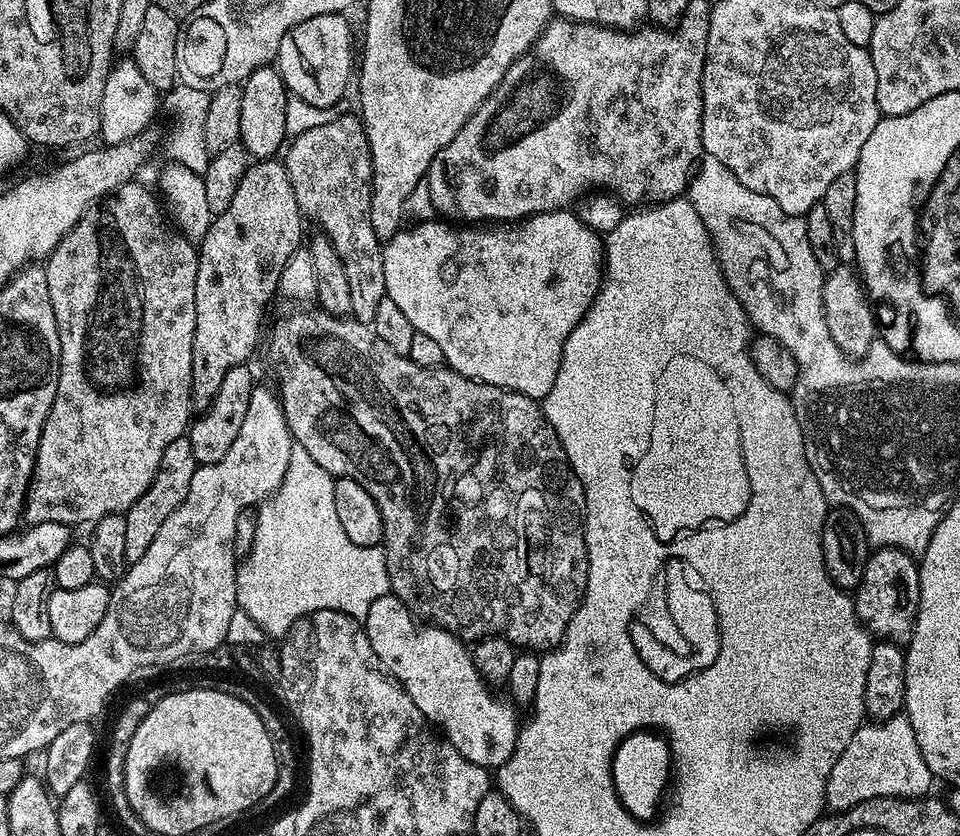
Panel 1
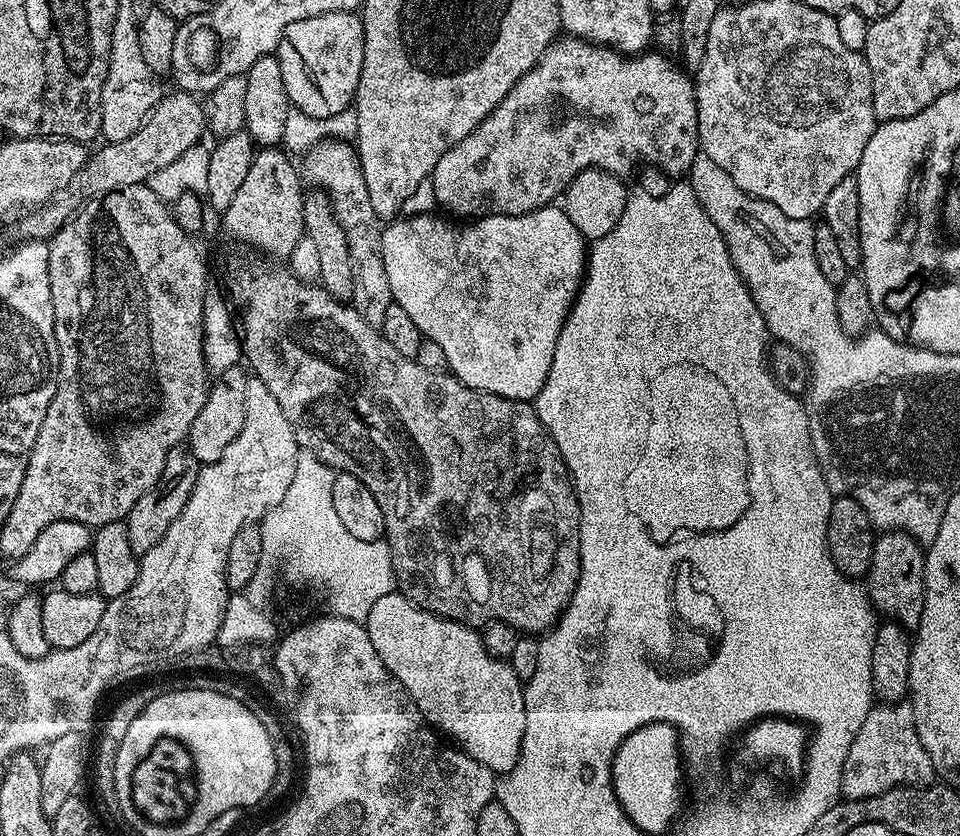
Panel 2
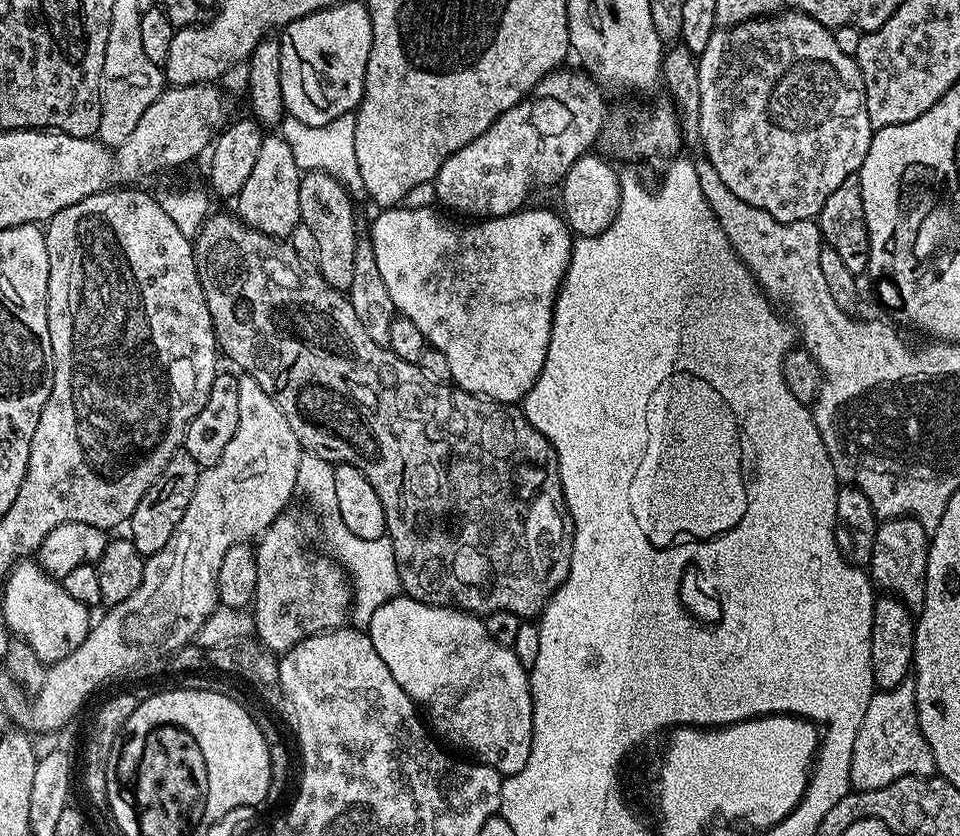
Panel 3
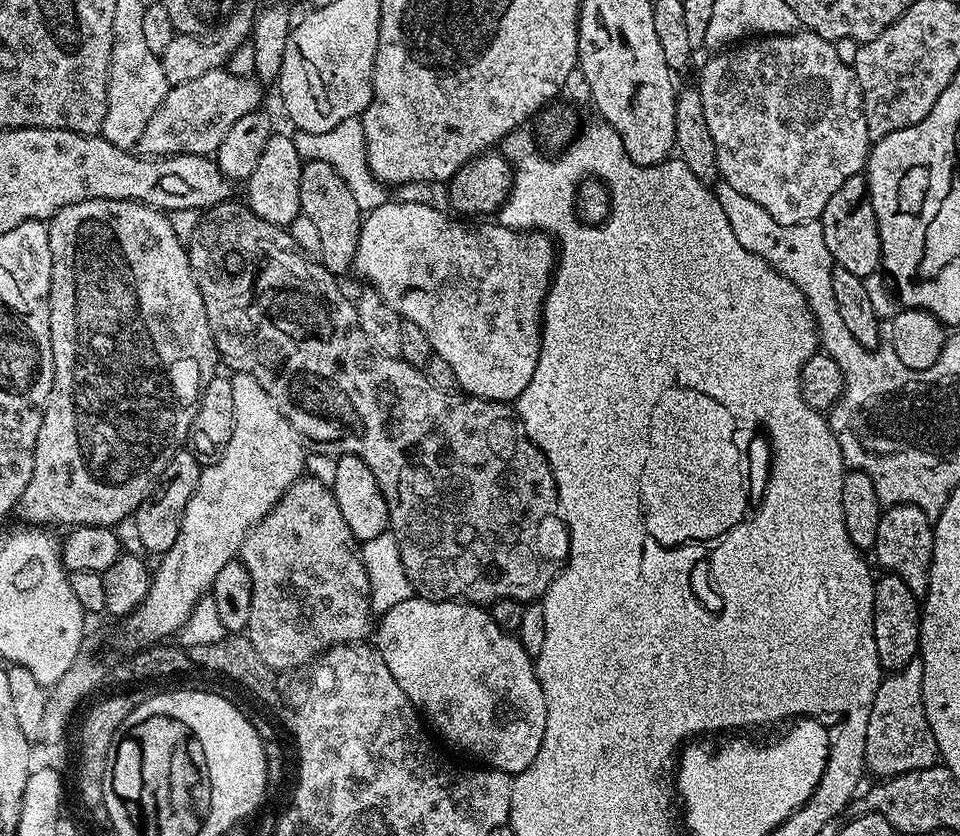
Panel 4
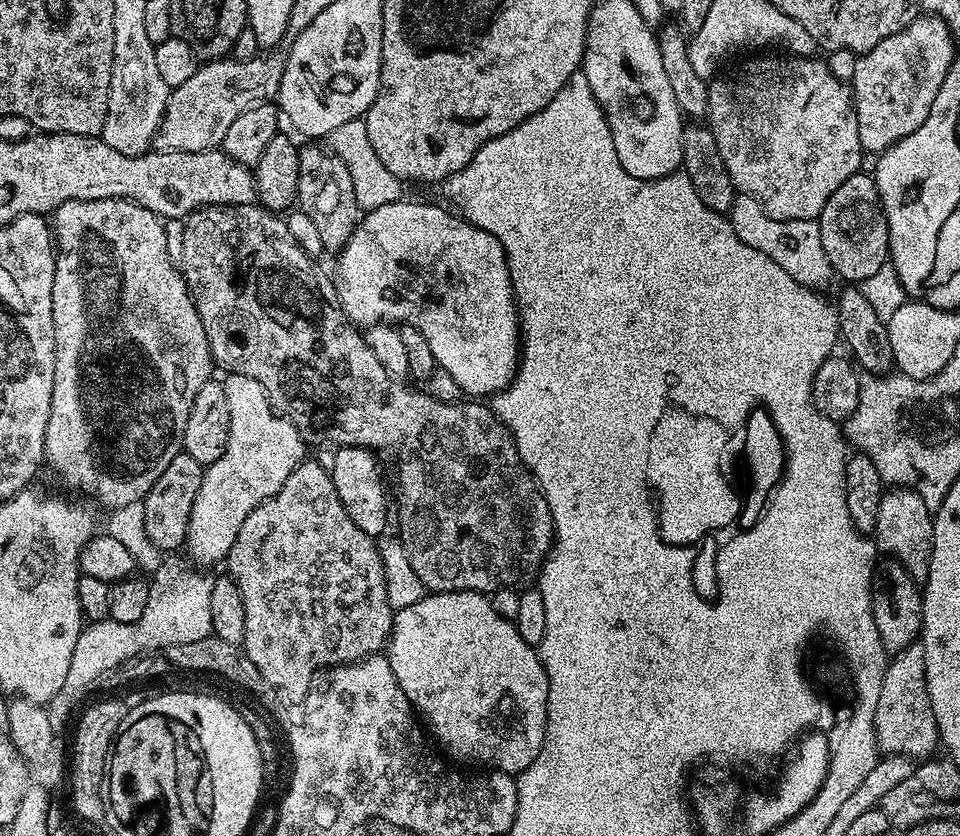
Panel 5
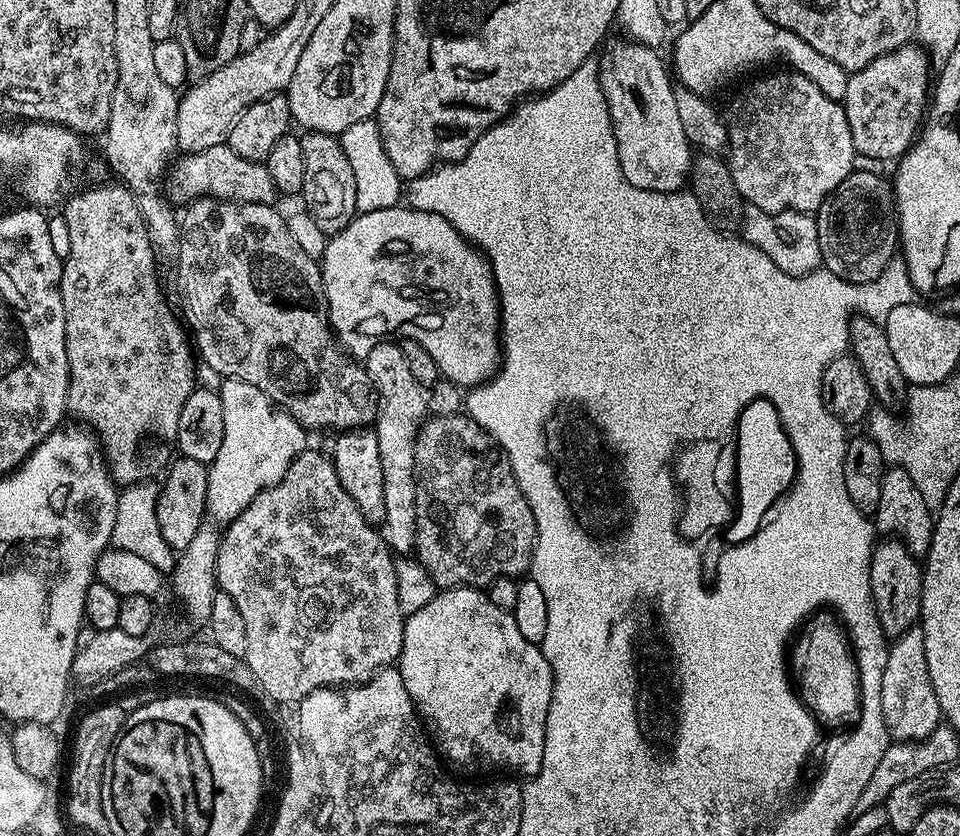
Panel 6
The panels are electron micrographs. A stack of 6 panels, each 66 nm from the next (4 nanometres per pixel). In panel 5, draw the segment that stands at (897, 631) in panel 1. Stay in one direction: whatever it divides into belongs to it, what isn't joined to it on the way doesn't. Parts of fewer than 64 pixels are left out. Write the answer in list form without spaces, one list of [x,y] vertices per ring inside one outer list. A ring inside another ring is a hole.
[[[889,487],[878,506],[878,522],[874,533],[877,549],[885,557],[897,560],[917,582],[927,580],[930,574],[930,554],[934,550],[933,515],[933,509],[928,508],[920,495],[909,488]]]

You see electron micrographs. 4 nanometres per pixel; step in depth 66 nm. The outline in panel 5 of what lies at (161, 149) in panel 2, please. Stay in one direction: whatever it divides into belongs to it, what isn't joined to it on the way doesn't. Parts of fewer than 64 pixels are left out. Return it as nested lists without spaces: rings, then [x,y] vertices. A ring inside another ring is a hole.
[[[279,51],[251,56],[249,60],[221,58],[201,63],[189,80],[168,93],[164,121],[160,123],[158,144],[164,150],[201,152],[220,148],[226,130],[246,110],[275,101],[280,94],[284,59]]]

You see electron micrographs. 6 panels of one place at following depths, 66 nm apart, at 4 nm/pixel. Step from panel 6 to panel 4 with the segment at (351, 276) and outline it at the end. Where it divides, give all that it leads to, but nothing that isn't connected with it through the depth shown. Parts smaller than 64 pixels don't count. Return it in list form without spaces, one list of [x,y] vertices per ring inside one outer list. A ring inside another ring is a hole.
[[[389,202],[383,204],[382,206],[378,206],[378,210],[374,210],[373,212],[367,213],[363,217],[362,223],[360,225],[360,237],[358,238],[358,254],[356,255],[356,263],[354,265],[355,275],[365,276],[368,279],[367,283],[371,285],[371,287],[379,290],[384,298],[384,301],[392,307],[393,310],[397,314],[400,315],[405,320],[409,320],[410,322],[414,322],[414,326],[422,326],[422,330],[426,333],[426,338],[430,338],[430,342],[432,343],[432,351],[437,356],[441,356],[442,358],[446,358],[446,362],[450,362],[450,367],[454,369],[454,378],[456,379],[457,385],[467,395],[470,396],[481,396],[484,400],[499,400],[501,402],[514,402],[519,398],[522,394],[522,390],[526,390],[526,386],[530,384],[530,378],[534,376],[534,366],[538,364],[538,358],[540,357],[540,334],[542,331],[542,317],[544,314],[544,299],[546,298],[546,294],[548,293],[548,286],[552,283],[552,278],[554,275],[554,265],[558,259],[557,249],[554,247],[554,241],[551,236],[539,231],[539,230],[524,230],[517,231],[514,228],[507,228],[504,224],[499,222],[493,222],[493,224],[484,224],[488,222],[480,222],[477,228],[471,228],[468,223],[463,219],[457,218],[455,215],[447,216],[444,212],[439,212],[436,208],[431,208],[428,204],[395,204],[395,202]]]

